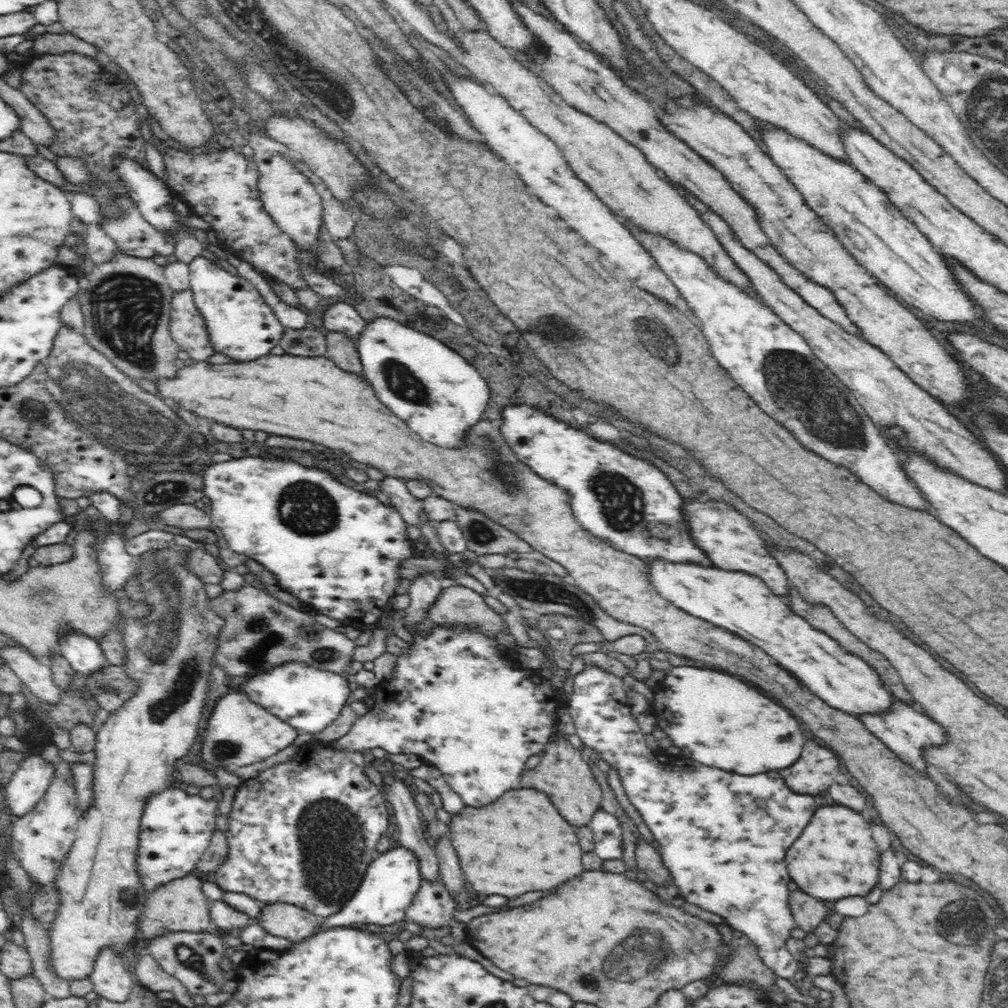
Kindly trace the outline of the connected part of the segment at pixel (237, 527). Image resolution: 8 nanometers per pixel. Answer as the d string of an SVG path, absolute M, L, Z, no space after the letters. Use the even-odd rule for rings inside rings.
M232 458L230 462L206 466L204 490L212 500L210 518L222 532L220 538L228 542L228 548L236 552L236 556L256 560L270 570L284 590L330 618L346 620L346 626L356 626L360 632L372 628L384 614L394 612L386 600L394 594L400 562L416 556L418 542L408 538L408 524L402 520L402 514L380 504L370 492L362 494L346 488L324 472L306 470L298 462L272 462L262 458Z

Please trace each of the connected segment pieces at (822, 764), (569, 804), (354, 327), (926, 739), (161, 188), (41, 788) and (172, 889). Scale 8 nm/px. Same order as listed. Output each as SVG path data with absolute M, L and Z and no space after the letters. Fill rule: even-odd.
M806 742L800 760L782 770L780 776L790 784L792 792L818 794L826 790L840 774L840 762L836 756L814 742Z
M556 738L550 742L550 748L542 754L540 764L522 778L522 786L546 792L550 800L554 800L554 806L560 806L558 810L562 810L562 816L574 826L590 826L592 816L600 810L602 784L594 778L586 752L578 752L578 748L574 748L566 738Z
M332 302L322 310L322 324L330 332L348 332L356 342L366 320L360 318L360 312L350 302Z
M896 700L892 704L892 708L888 712L882 714L862 714L860 720L866 724L866 728L880 738L902 762L910 764L912 768L920 768L926 776L928 776L928 760L924 758L924 750L926 748L938 748L948 744L948 736L944 732L944 728L936 722L930 720L926 714L922 714L918 708L908 706L906 702Z
M116 156L114 166L122 182L126 184L130 198L136 202L138 210L144 214L144 220L148 220L156 230L172 232L176 238L178 236L176 218L168 210L168 204L166 204L166 202L172 202L172 208L174 208L174 200L176 200L174 192L166 192L168 188L150 170L144 170L134 160Z
M30 756L20 770L14 772L10 784L4 788L6 810L18 818L30 814L46 796L50 782L54 780L54 766L44 758Z
M194 874L174 878L172 882L162 884L160 888L154 888L146 896L144 912L138 918L138 926L144 932L146 938L156 938L166 932L208 932L208 924L212 920L210 916L210 902L202 892L202 880Z

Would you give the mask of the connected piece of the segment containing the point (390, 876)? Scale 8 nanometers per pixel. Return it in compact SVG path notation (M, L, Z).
M394 846L384 854L378 854L374 862L368 866L366 876L358 892L332 916L328 916L322 926L324 928L348 928L348 924L368 924L368 926L384 926L392 928L396 922L406 918L406 910L412 906L414 896L422 884L422 872L418 858L412 850L402 846Z

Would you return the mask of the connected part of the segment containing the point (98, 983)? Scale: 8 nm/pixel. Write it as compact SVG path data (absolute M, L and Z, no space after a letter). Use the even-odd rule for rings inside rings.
M108 948L96 958L90 982L98 998L106 998L108 1002L126 1002L134 990L130 976L132 972L128 972L128 964L124 964L122 958Z

